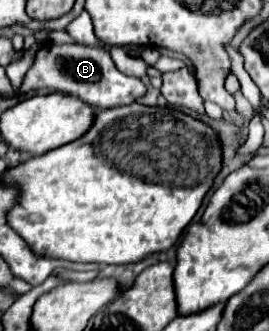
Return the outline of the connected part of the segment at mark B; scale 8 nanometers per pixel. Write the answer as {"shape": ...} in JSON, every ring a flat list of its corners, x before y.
{"shape":[[45,42,43,48,37,52,33,66,23,78,21,92,39,90,39,88,79,96,97,108,115,108,115,106,133,104,147,90,147,86,139,78,119,72,111,56,101,48,89,48,89,46,79,46,79,44,53,46,49,42]]}

